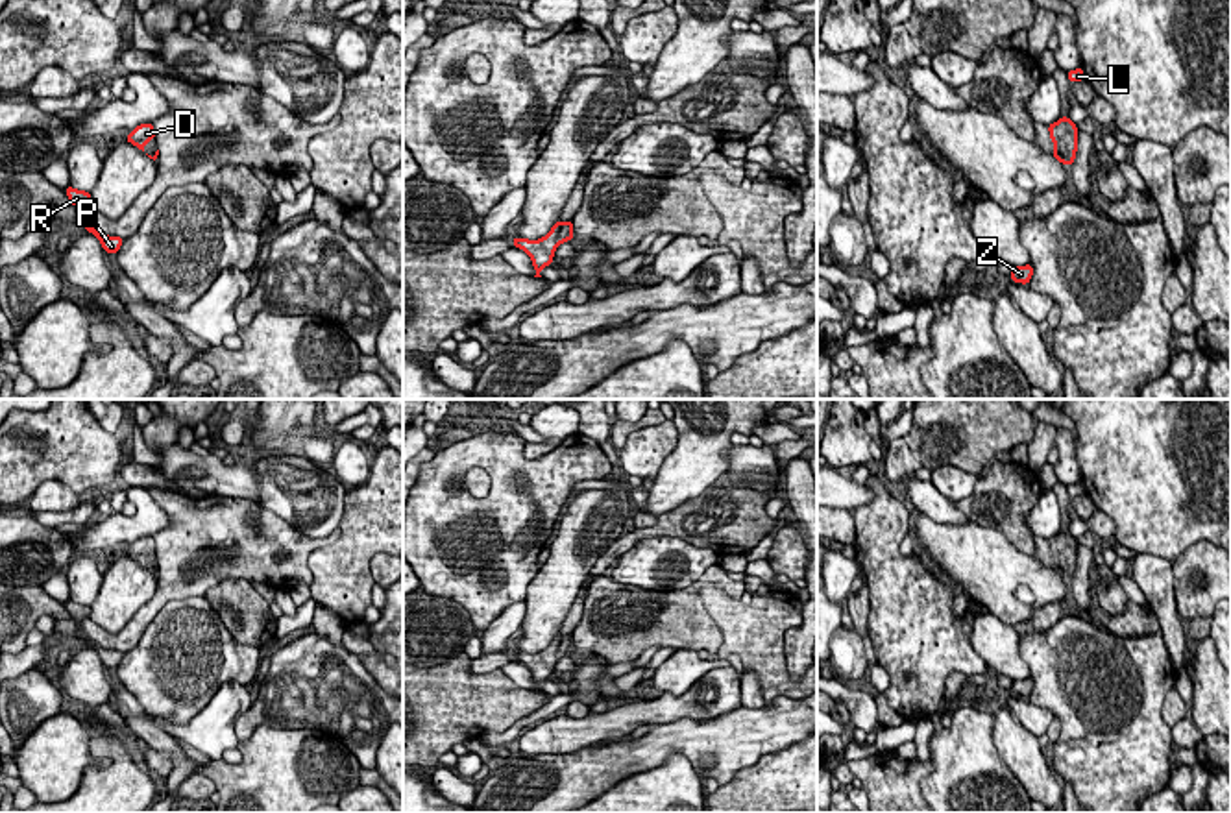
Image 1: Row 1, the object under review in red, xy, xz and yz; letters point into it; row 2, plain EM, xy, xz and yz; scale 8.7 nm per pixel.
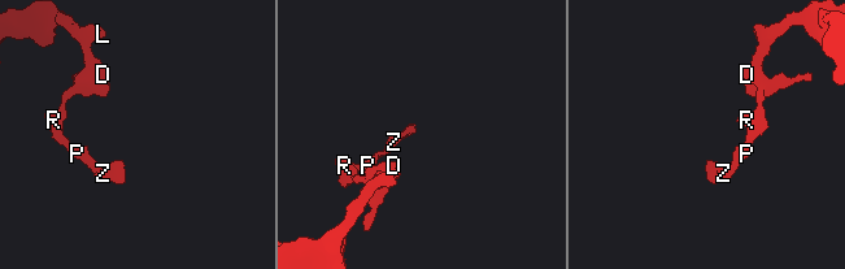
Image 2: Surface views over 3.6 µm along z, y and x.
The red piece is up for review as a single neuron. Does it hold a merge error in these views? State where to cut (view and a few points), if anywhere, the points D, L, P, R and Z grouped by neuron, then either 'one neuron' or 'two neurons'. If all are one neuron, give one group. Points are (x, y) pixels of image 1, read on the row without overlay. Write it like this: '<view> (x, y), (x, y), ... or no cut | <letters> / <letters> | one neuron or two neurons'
no cut | D L P R Z | one neuron

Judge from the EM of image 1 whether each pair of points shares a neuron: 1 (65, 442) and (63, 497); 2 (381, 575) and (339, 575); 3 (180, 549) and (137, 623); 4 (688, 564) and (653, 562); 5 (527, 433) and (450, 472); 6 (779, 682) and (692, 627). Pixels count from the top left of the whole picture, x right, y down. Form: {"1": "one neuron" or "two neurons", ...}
{"1": "two neurons", "2": "two neurons", "3": "one neuron", "4": "one neuron", "5": "two neurons", "6": "two neurons"}

